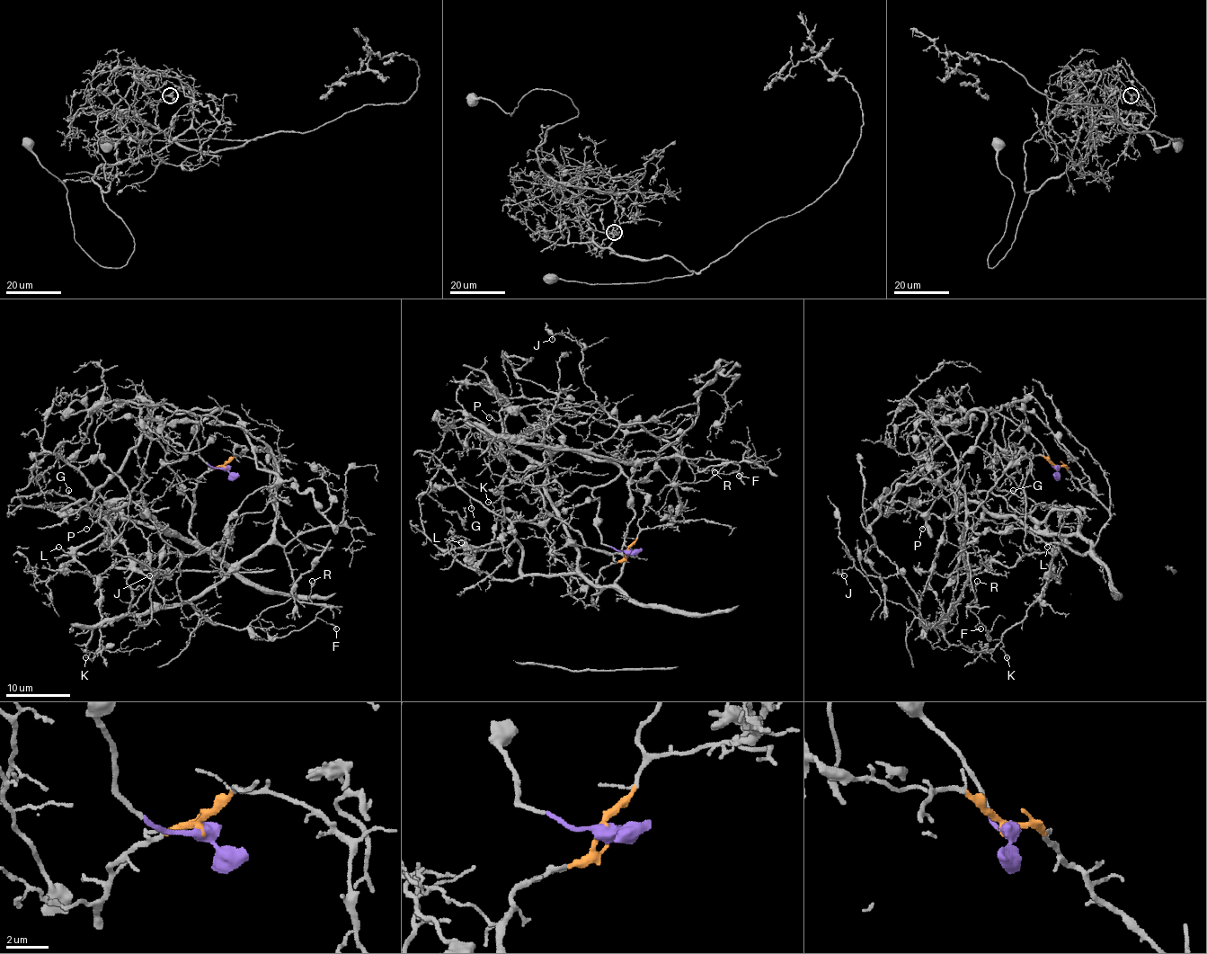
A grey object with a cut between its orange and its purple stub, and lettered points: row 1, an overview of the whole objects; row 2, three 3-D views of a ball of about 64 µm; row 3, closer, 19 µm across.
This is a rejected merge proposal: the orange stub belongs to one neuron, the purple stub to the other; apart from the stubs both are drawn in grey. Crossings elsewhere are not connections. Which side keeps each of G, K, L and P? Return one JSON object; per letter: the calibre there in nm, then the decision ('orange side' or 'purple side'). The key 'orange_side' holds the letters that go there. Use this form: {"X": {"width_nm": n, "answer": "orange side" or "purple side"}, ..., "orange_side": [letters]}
{"G": {"width_nm": 150, "answer": "orange side"}, "K": {"width_nm": 100, "answer": "orange side"}, "L": {"width_nm": 110, "answer": "orange side"}, "P": {"width_nm": 110, "answer": "orange side"}, "orange_side": ["G", "K", "L", "P"]}

